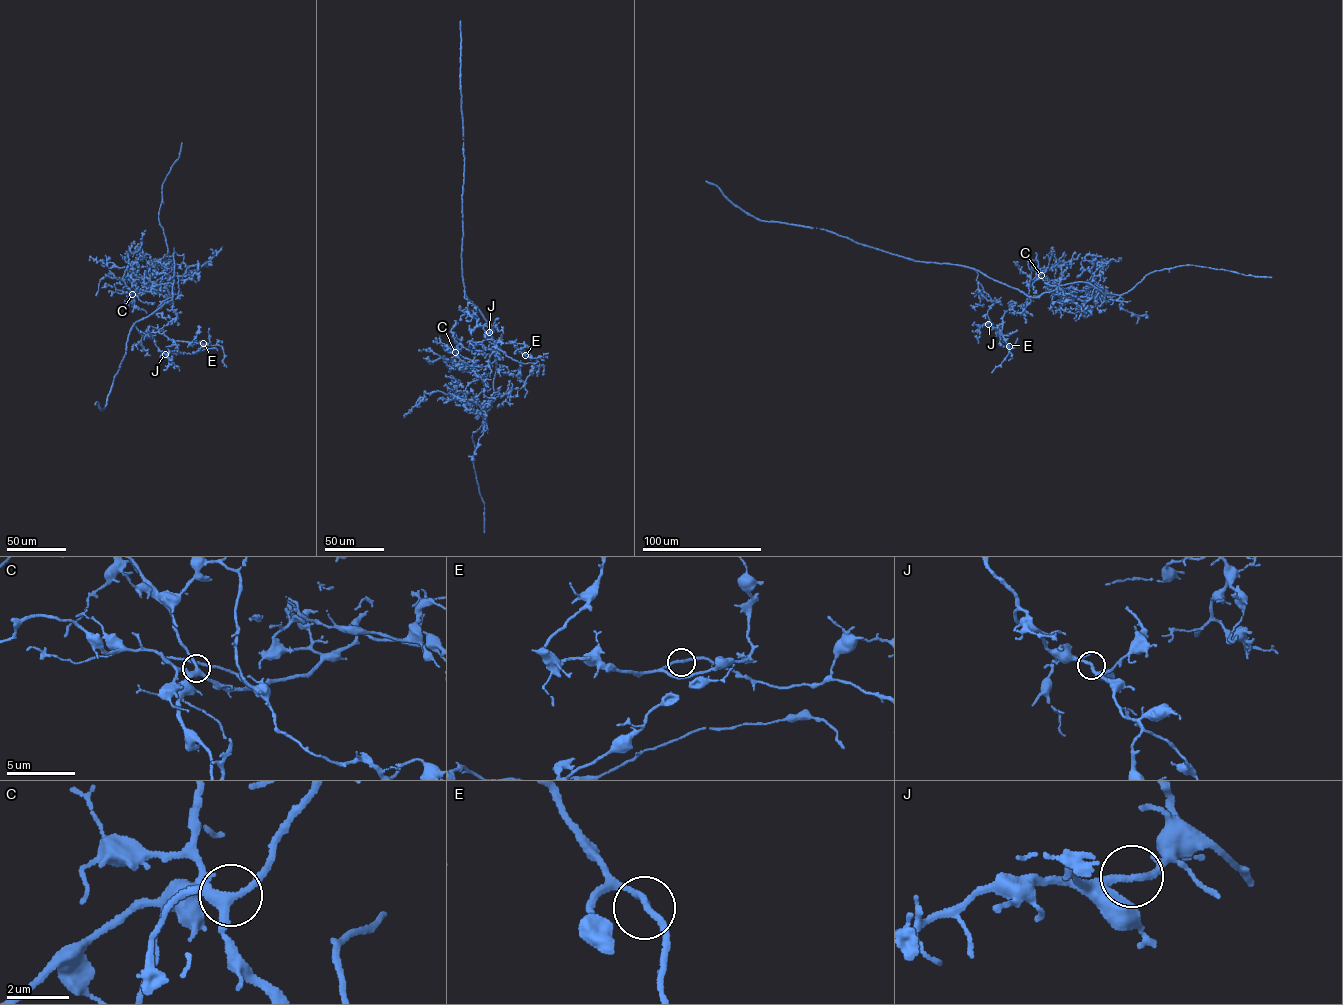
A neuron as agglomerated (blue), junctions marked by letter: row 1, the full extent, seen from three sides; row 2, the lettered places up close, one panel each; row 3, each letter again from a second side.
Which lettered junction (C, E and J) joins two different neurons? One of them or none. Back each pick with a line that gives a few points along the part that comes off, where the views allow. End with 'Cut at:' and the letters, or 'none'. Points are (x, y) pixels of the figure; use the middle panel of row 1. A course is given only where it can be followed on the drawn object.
Cut at: none

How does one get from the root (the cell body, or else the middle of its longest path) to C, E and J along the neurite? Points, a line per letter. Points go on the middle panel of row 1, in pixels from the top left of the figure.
C: (480, 310), (495, 346), (495, 360), (484, 367), (469, 366), (455, 352)
E: (480, 310), (495, 351), (500, 350), (495, 352), (485, 347), (482, 342), (487, 339), (512, 342), (525, 355)
J: (480, 310), (465, 293), (471, 316), (477, 320), (476, 326), (482, 325), (485, 333), (489, 332)

